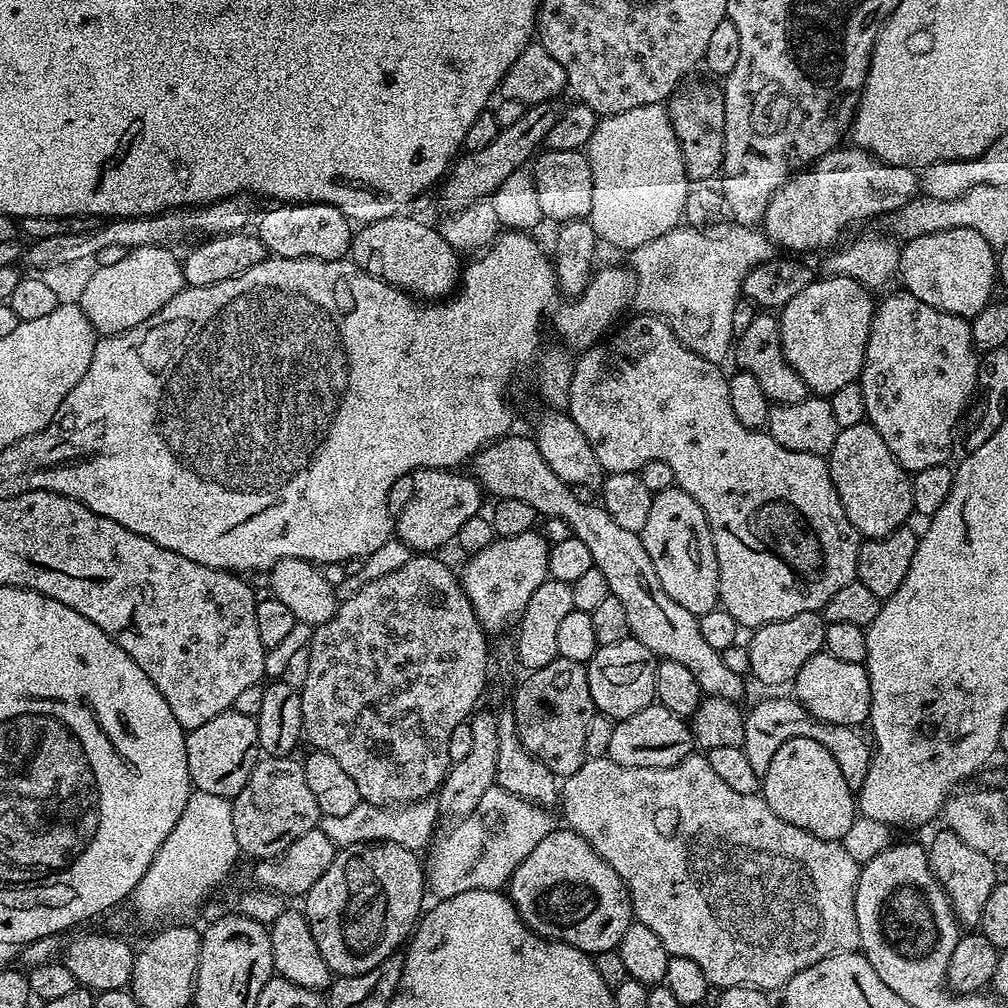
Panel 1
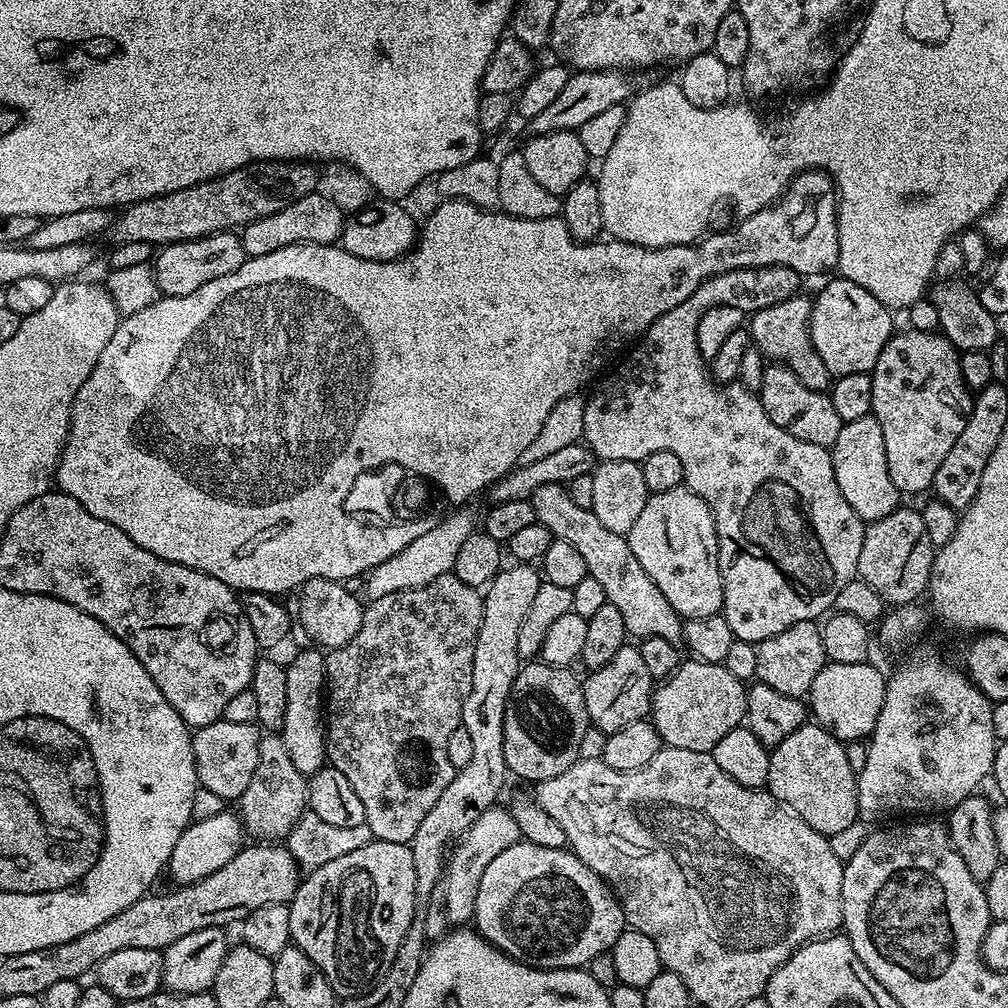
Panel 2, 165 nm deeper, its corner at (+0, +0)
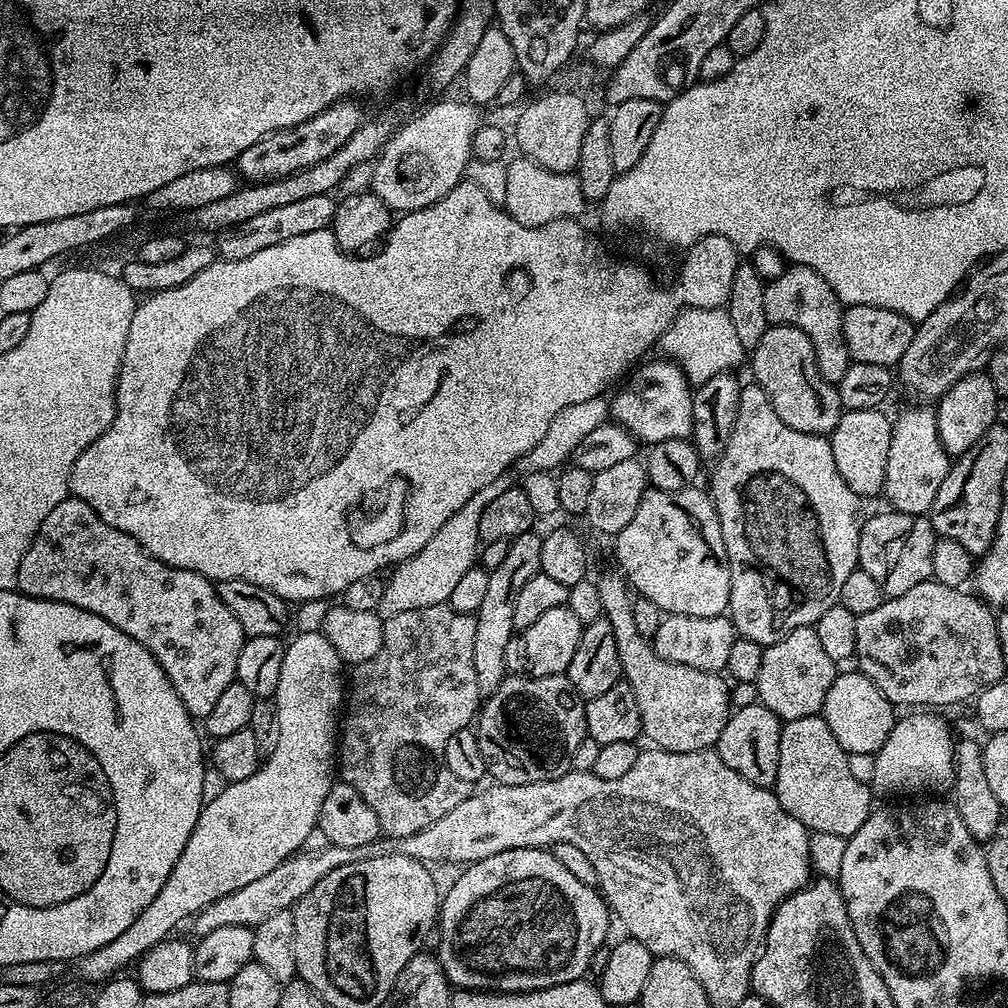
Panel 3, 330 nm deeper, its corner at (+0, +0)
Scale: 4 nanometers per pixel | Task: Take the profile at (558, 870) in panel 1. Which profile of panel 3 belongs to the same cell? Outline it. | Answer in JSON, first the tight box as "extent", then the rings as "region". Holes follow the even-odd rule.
{"extent":[438,848,610,992],"region":[[[511,848],[498,854],[490,854],[490,858],[475,860],[467,865],[464,872],[443,893],[438,917],[438,936],[440,932],[440,949],[438,955],[440,965],[446,974],[448,983],[460,990],[479,990],[481,992],[533,992],[549,988],[555,984],[565,984],[571,980],[579,980],[589,971],[594,952],[606,944],[608,940],[608,920],[610,909],[601,893],[593,885],[578,882],[562,862],[551,852],[542,848]]]}

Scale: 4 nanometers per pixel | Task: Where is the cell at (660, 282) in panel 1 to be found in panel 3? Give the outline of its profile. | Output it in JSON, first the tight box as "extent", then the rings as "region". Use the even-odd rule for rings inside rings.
{"extent":[658,307,746,386],"region":[[[727,307],[722,308],[686,308],[680,311],[674,318],[674,322],[661,334],[658,341],[663,355],[676,364],[684,372],[684,377],[689,385],[695,386],[706,382],[706,378],[714,378],[714,374],[731,372],[739,369],[739,364],[746,360],[746,350],[738,334],[734,334],[734,326],[730,322],[730,314]]]}

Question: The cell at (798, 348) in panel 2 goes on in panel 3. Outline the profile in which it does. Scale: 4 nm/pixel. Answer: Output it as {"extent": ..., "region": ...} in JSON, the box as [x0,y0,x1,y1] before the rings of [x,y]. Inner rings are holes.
{"extent":[762,264,854,385],"region":[[[804,264],[785,267],[782,275],[765,283],[762,306],[766,310],[769,325],[789,324],[802,330],[802,334],[810,338],[818,370],[822,378],[826,378],[826,382],[834,385],[842,382],[846,370],[854,361],[848,352],[844,337],[845,305],[840,303],[834,290],[826,282],[826,278],[822,278],[815,270]]]}

